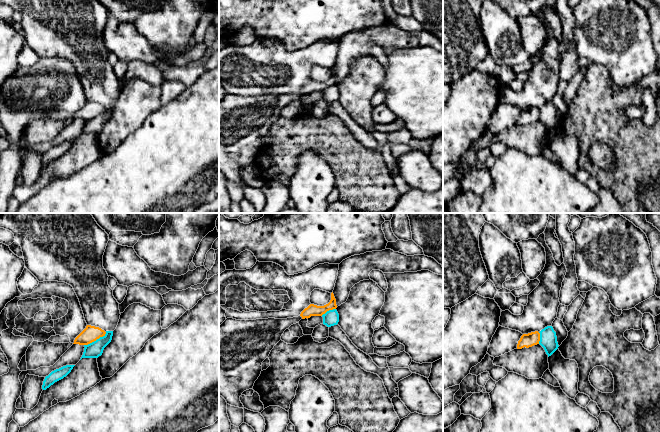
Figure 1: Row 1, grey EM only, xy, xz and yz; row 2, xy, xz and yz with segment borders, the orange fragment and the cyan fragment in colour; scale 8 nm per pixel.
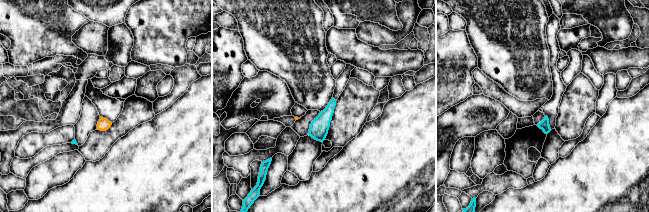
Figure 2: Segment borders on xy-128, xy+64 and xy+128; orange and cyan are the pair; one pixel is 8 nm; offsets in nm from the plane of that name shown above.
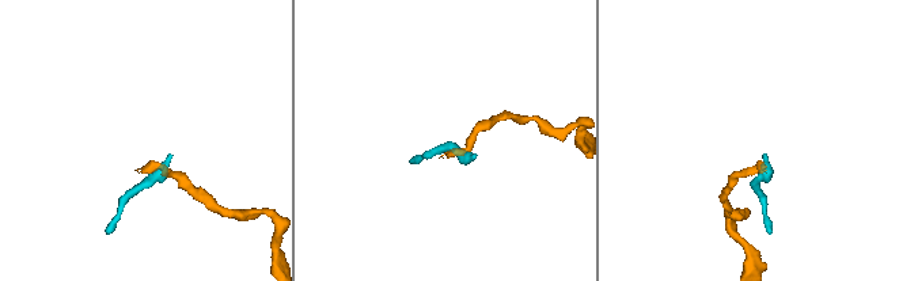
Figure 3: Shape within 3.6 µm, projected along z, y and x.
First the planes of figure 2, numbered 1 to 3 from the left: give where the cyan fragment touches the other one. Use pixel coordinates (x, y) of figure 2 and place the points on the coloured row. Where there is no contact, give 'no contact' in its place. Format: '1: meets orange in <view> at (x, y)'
1: no contact
2: no contact
3: no contact

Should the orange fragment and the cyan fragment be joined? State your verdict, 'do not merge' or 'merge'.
do not merge

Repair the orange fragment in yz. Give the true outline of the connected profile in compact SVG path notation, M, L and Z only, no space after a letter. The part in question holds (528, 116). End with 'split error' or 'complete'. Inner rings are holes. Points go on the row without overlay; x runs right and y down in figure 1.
M538 107L531 108L528 110L523 110L518 117L517 125L522 125L524 123L529 124L534 121L539 120L540 117L540 109Z; complete

